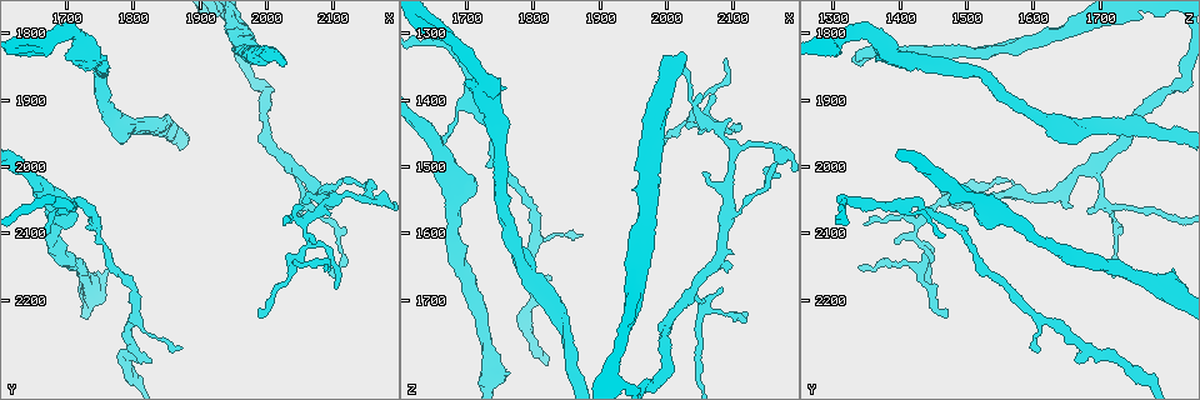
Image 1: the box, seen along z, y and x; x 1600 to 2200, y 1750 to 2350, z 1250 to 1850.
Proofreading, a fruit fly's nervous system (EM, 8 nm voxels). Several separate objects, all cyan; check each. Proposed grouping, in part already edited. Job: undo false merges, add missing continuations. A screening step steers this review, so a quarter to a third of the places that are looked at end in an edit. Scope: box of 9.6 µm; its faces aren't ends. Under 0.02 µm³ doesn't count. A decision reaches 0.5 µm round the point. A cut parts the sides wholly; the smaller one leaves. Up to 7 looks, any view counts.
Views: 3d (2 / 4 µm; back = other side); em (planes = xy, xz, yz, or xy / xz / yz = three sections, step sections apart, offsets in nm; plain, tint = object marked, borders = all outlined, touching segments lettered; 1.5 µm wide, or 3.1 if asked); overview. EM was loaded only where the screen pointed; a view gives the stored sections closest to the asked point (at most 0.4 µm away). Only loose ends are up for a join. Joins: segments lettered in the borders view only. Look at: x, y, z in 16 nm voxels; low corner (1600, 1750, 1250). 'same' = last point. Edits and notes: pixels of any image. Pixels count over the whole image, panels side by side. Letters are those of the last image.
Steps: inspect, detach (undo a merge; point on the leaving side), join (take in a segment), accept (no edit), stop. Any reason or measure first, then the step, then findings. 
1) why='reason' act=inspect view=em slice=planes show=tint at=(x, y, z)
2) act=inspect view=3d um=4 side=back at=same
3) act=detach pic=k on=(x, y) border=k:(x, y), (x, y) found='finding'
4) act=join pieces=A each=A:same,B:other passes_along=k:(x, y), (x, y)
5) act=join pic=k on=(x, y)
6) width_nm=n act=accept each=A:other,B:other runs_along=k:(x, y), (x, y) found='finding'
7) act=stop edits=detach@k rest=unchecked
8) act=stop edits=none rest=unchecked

why='thick turns thin' act=inspect view=3d um=4 at=(1735, 1830, 1380)

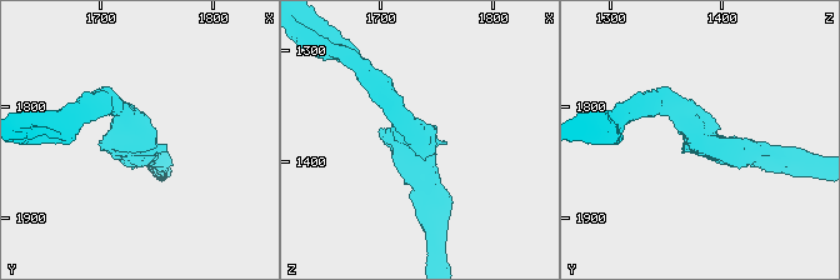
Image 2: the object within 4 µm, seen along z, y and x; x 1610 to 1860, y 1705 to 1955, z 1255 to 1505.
why='need the tissue' act=inspect view=em slice=yz step=8 show=borders at=(1734, 1828, 1380)

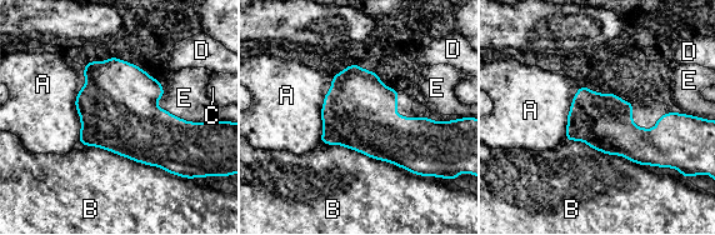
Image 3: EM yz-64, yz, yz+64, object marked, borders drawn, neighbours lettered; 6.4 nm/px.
act=accept each=A:other,B:other,C:other,D:other,E:other border=3:(155, 100), (159, 108), (196, 123) found='all the same neuron'

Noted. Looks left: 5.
why='branch stops here' act=inspect view=em slice=planes show=borders at=(1660, 2110, 1465)

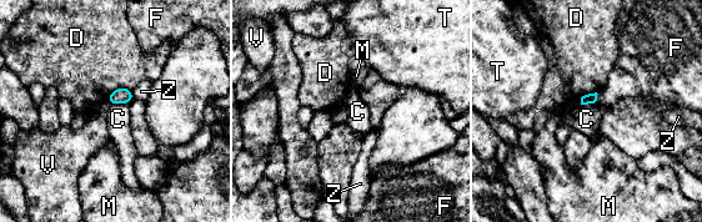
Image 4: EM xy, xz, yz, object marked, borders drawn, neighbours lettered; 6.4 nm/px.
act=accept each=C:other,D:other,F:other,M:other,T:other,V:other,Z:other border=4:(110, 102), (129, 104) found='none of them fits'

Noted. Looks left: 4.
why='tapers out' act=inspect view=3d um=2 at=(2025, 2090, 1345)

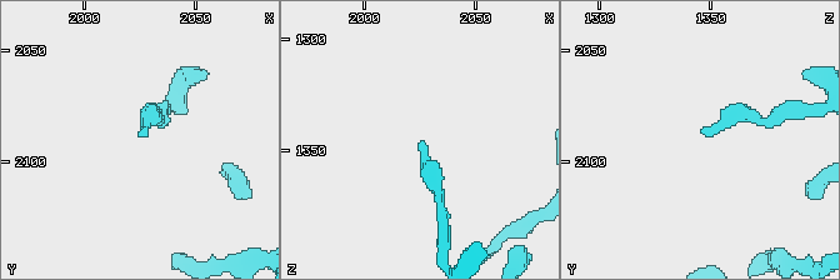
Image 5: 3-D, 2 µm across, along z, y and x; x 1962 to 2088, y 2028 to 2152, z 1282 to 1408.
why='now the EM' act=inspect view=em slice=planes show=borders at=(2026, 2088, 1347)

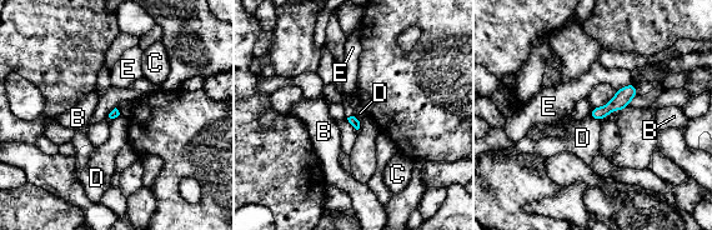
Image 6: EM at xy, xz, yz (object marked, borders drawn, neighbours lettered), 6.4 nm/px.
act=accept each=B:other,C:other,D:other,E:other runs_along=6:(632, 86), (613, 105), (593, 114) found='no lettered segment goes on from it'

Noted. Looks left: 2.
act=stop edits=none rest=unchecked

